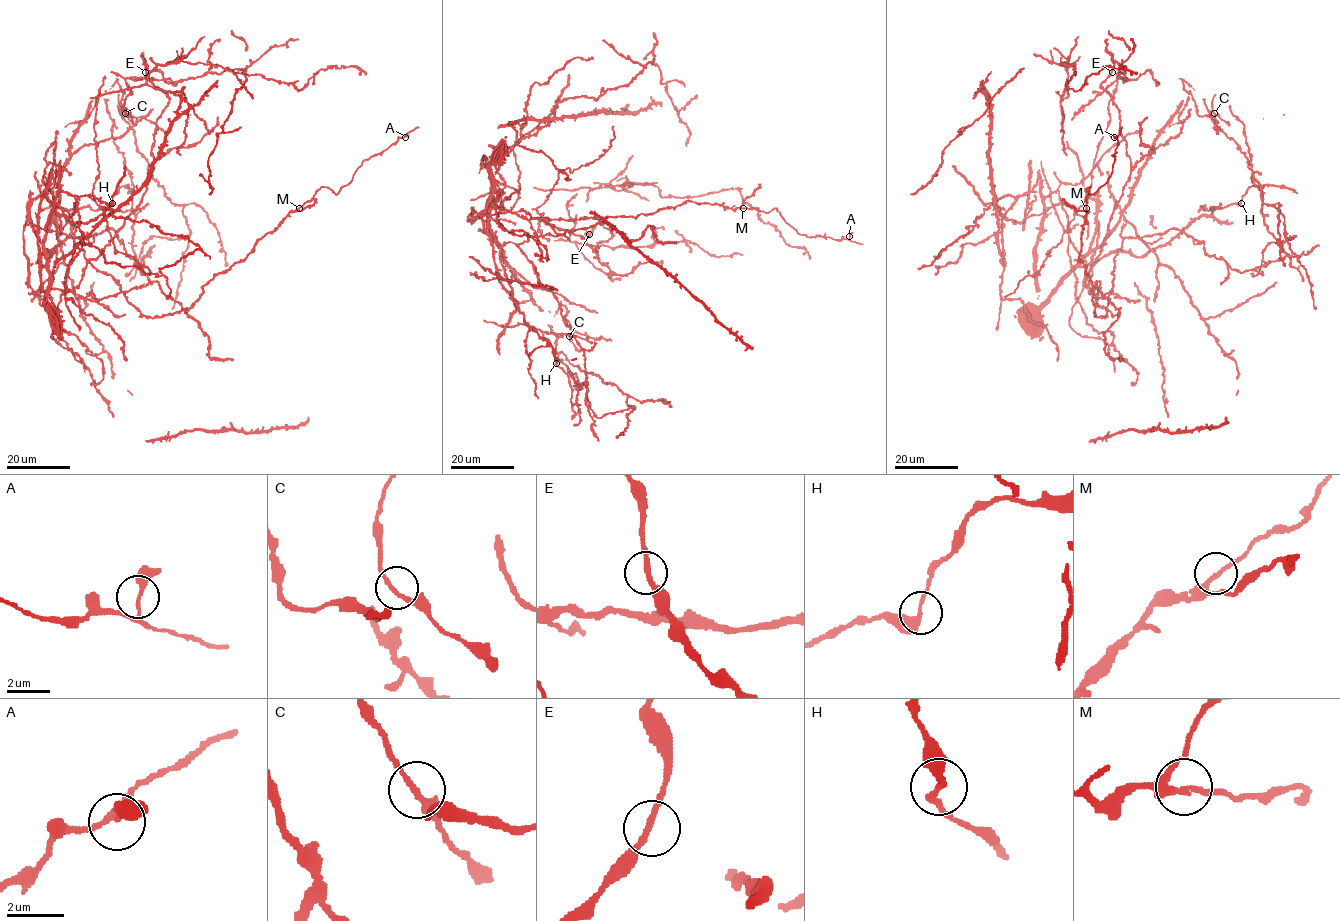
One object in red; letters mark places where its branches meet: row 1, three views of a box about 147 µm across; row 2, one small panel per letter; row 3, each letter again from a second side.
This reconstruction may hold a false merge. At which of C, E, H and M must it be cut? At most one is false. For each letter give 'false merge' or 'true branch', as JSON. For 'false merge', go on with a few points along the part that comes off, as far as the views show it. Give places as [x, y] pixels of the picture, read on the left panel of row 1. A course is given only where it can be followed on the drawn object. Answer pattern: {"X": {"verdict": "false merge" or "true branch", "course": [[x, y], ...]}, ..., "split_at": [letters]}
{"C": {"verdict": "true branch"}, "E": {"verdict": "true branch"}, "H": {"verdict": "true branch"}, "M": {"verdict": "false merge", "course": [[299, 207], [311, 200], [322, 187], [336, 194], [350, 182], [363, 160], [381, 153], [419, 126]]}, "split_at": ["M"]}

